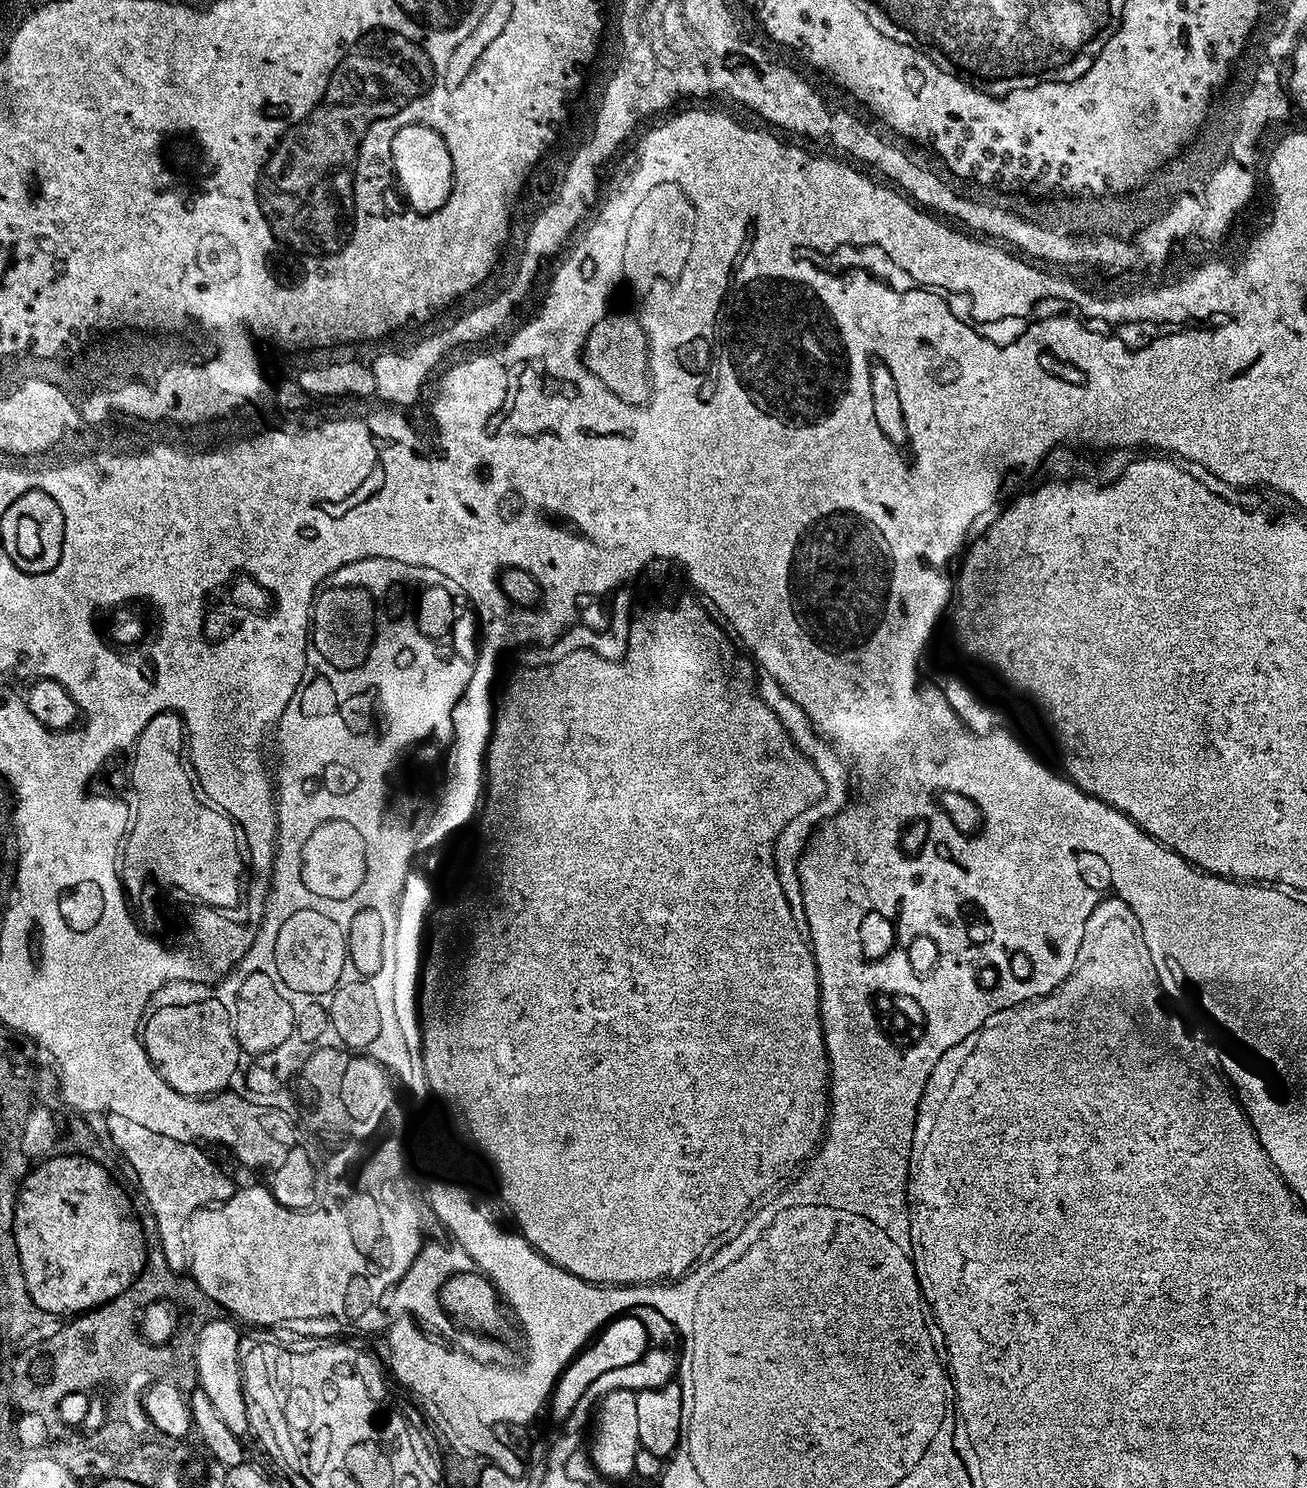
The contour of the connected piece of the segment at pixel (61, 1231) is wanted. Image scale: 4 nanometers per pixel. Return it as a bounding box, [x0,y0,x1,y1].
[14,1160,148,1318]

